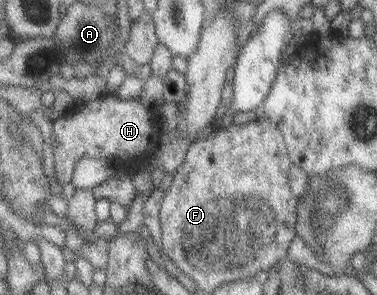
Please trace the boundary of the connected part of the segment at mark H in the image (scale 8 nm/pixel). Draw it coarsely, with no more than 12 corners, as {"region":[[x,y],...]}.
{"region":[[106,87],[53,120],[54,176],[109,159],[110,179],[144,173],[158,147],[158,108]]}

